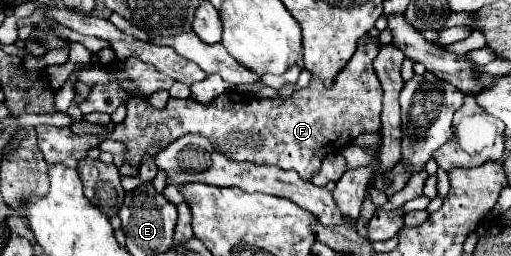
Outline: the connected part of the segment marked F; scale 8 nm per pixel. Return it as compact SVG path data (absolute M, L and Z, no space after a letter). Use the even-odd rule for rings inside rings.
M363 36L357 42L357 52L337 74L331 88L325 88L323 82L313 76L307 88L297 90L291 96L241 98L241 92L225 92L207 106L189 98L171 98L163 110L153 108L145 100L131 98L127 102L125 120L117 124L115 130L105 137L76 135L69 126L38 125L35 128L37 142L47 164L65 164L69 168L77 168L79 158L87 156L90 148L96 147L104 139L117 140L127 148L125 162L139 168L143 156L155 156L157 152L161 152L161 148L167 148L167 144L175 142L185 134L199 134L213 144L215 152L221 152L229 160L271 164L285 170L295 170L303 180L309 180L319 170L321 160L329 152L341 150L359 134L381 130L379 114L383 90L373 70L373 60L379 48L381 44L377 38ZM239 136L243 140L241 144Z

